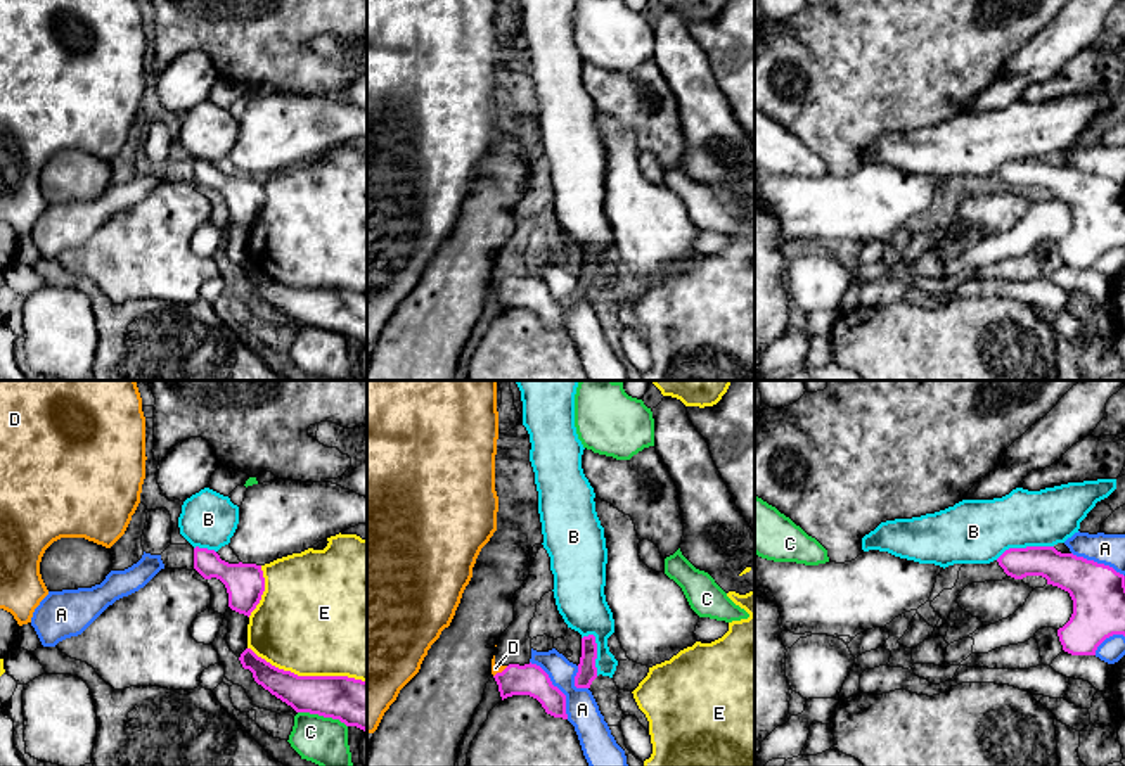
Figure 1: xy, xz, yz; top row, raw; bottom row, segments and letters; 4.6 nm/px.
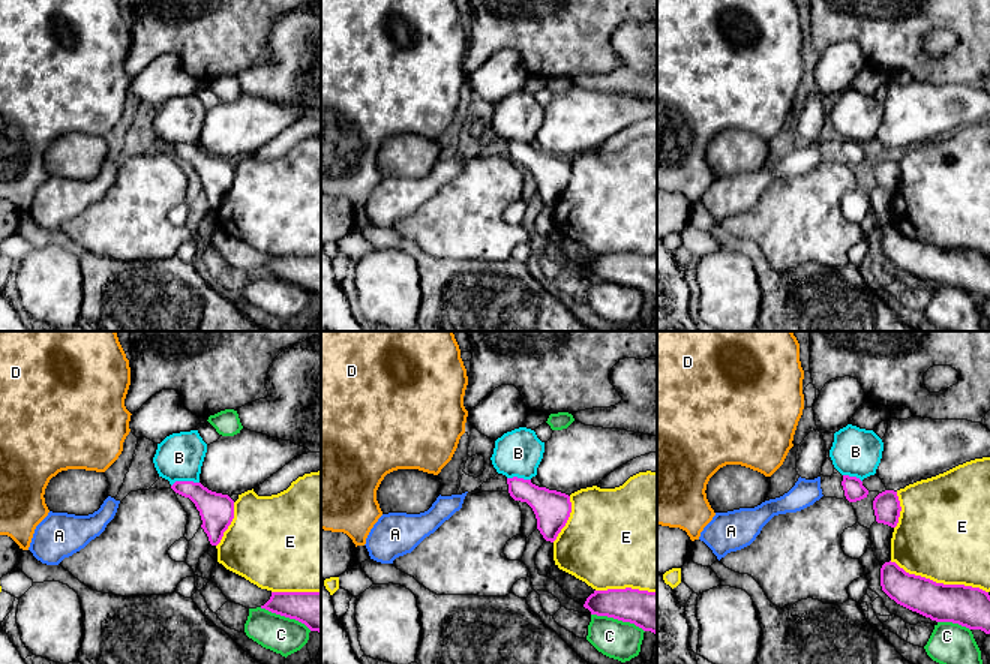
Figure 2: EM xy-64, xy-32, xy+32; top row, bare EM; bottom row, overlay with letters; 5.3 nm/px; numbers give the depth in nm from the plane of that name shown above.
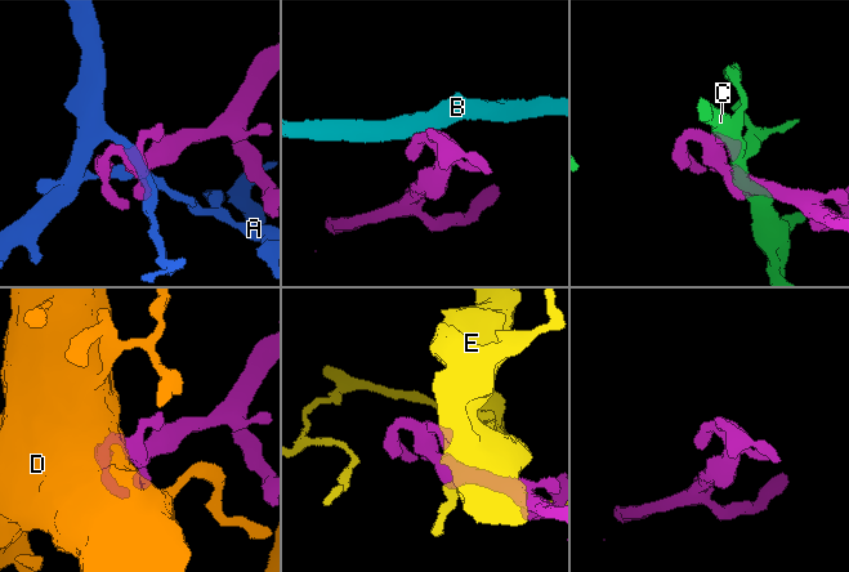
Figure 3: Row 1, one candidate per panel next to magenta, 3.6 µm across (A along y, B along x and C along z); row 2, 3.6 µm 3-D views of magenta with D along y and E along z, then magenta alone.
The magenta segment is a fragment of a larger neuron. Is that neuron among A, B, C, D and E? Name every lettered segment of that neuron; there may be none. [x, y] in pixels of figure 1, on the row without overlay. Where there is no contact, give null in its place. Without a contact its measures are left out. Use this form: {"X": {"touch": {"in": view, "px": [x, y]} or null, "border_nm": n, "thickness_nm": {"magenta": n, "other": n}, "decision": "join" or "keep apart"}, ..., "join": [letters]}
{"A": {"touch": {"in": "xz", "px": [558, 301]}, "border_nm": 320, "thickness_nm": {"magenta": 150, "other": 150}, "decision": "keep apart"}, "B": {"touch": {"in": "yz", "px": [1023, 161]}, "border_nm": 280, "thickness_nm": {"magenta": 170, "other": 300}, "decision": "keep apart"}, "C": {"touch": {"in": "xy", "px": [322, 327]}, "border_nm": 240, "thickness_nm": {"magenta": 220, "other": 220}, "decision": "keep apart"}, "D": {"touch": {"in": "xz", "px": [502, 284]}, "border_nm": 90, "thickness_nm": {"magenta": 150, "other": 40}, "decision": "join"}, "E": {"touch": {"in": "xy", "px": [307, 289]}, "border_nm": 600, "thickness_nm": {"magenta": 220, "other": 500}, "decision": "keep apart"}, "join": ["D"]}

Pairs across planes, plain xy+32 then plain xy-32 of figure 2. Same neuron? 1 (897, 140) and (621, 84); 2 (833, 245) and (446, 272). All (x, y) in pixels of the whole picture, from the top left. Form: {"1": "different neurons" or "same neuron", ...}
{"1": "different neurons", "2": "different neurons"}

